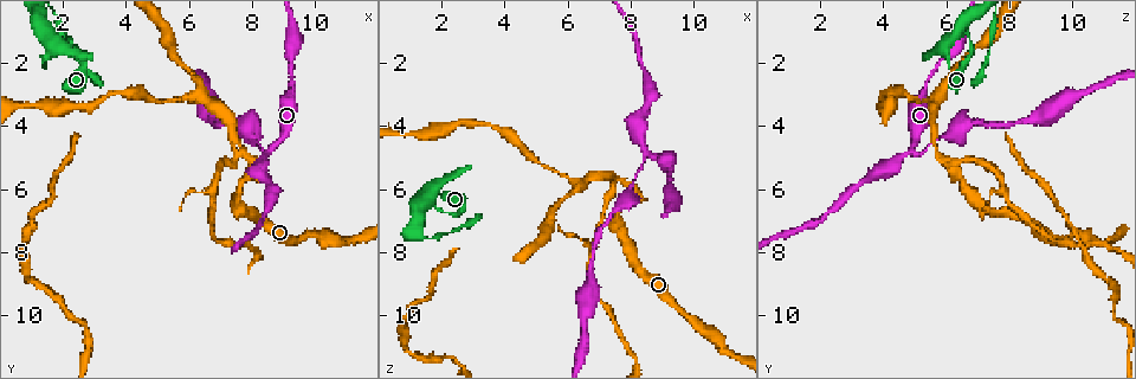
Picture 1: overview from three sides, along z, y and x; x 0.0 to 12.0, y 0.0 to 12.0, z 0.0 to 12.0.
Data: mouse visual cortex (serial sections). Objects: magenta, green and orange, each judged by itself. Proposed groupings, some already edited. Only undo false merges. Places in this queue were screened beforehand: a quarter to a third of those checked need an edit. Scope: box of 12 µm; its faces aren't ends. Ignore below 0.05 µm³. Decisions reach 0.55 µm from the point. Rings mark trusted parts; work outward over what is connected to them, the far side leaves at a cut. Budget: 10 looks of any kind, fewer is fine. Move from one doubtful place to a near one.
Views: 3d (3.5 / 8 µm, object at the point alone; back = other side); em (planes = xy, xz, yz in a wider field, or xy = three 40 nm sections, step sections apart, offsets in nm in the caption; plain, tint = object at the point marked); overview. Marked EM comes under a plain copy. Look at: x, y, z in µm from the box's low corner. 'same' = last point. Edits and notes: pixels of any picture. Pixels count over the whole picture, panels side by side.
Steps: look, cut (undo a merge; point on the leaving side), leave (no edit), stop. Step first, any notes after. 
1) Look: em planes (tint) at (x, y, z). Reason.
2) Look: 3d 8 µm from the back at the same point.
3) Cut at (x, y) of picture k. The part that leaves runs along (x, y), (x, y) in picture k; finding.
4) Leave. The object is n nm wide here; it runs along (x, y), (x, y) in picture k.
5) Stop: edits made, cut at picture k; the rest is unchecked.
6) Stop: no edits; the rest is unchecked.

Look: 3d 3.5 µm at (7.7, 4.8, 5.7). Thin neck.

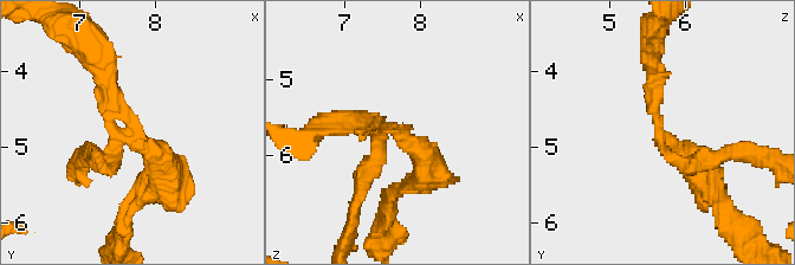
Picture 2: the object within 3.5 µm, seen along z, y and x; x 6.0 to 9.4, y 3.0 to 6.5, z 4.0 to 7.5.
Look: em xy step 1 (tint) at (7.75, 4.90, 5.75). Now the EM.

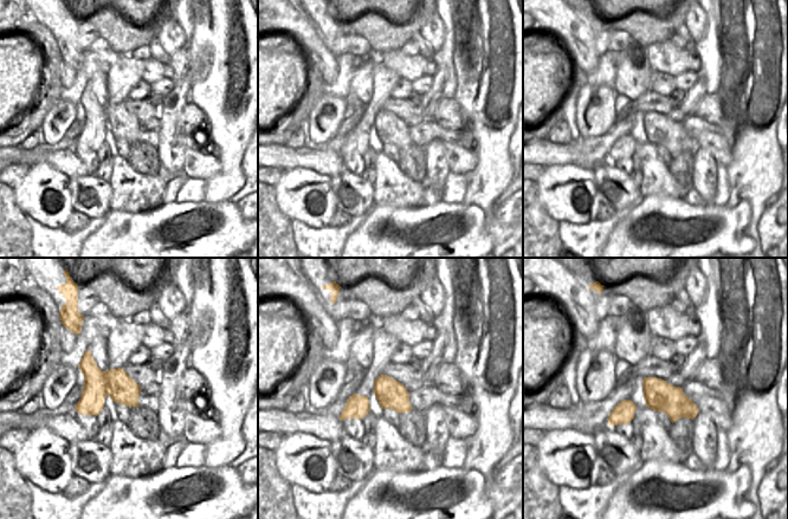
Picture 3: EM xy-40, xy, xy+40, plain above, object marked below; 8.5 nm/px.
Cut at (94, 150) of picture 2. 3 arms meet here; the arms are 200, 250, 400 nm wide; the part that leaves runs along (117, 148), (85, 160) in picture 2; a second cell is stuck on.

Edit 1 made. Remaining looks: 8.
Look: 3d 8 µm at (6.3, 3.1, 5.9). Branch point.

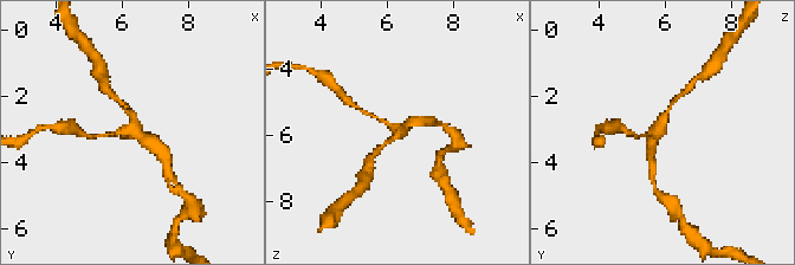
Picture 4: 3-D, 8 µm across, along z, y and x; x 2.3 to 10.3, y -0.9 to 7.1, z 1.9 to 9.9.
Look: 3d 3.5 µm at (6.3, 3.1, 5.8).

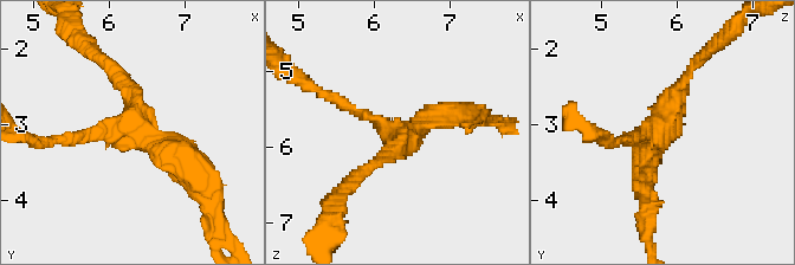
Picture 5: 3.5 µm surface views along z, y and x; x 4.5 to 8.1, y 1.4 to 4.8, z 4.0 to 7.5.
Look: em planes (tint) at (6.35, 3.05, 5.80). 3 arms meet here; the arms are 150, 150, 300 nm wide.

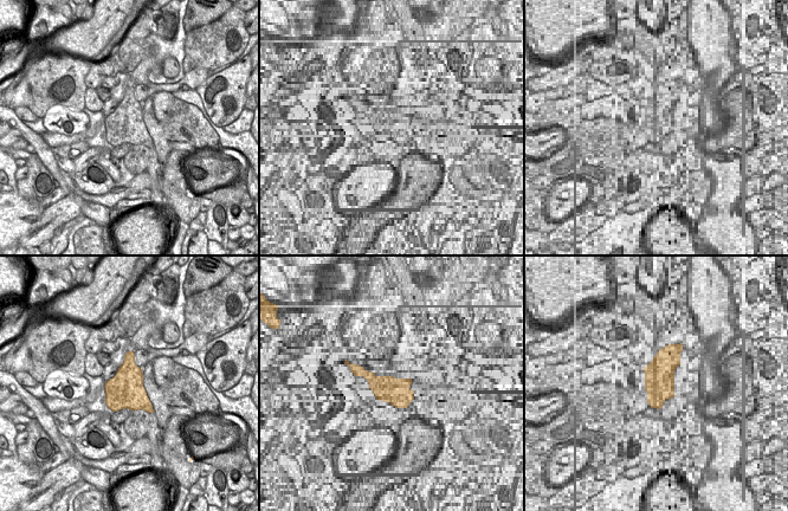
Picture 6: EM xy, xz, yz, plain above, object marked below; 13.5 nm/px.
Leave. It runs along (194, 175), (136, 128), (68, 139) in picture 5; continuous, no second cell.

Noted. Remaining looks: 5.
Look: 3d 3.5 µm from the back at (7.0, 3.9, 7.1). Thin neck.

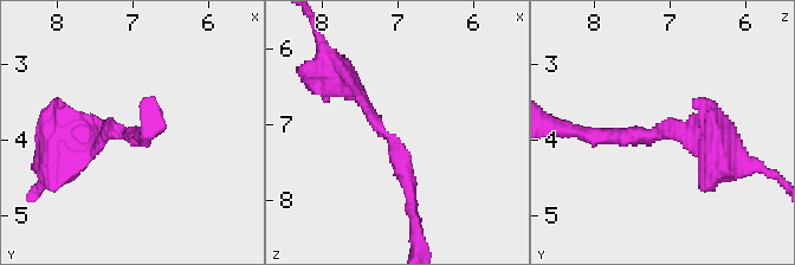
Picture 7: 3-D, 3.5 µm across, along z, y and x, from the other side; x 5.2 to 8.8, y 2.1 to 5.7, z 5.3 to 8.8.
Look: em xy step 5 (tint) at (7.10, 3.95, 7.20). The arms are 200, 200 nm wide.

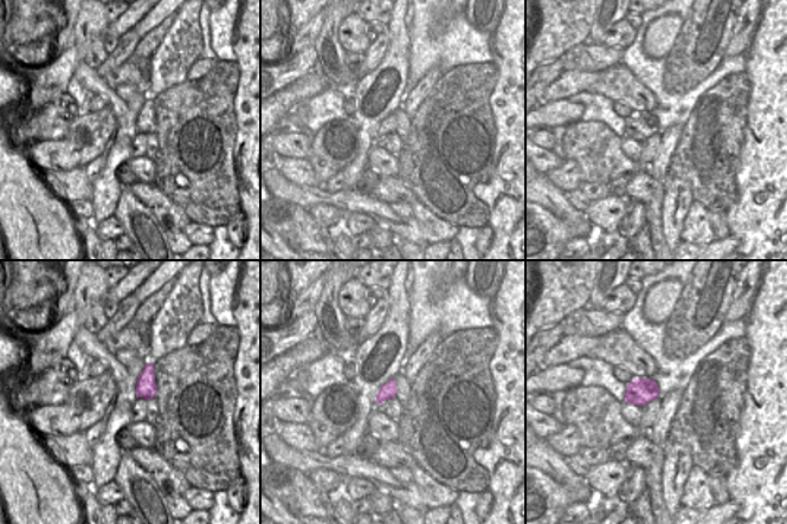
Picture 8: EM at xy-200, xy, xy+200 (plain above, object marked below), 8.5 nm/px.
Leave. It runs along (343, 81), (399, 150), (413, 211) in picture 7; continuous, no second cell.

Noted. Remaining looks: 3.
Look: 3d 3.5 µm at (2.0, 1.5, 5.8). Calibre changes.

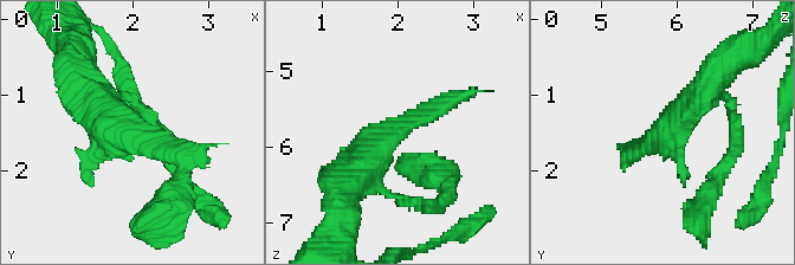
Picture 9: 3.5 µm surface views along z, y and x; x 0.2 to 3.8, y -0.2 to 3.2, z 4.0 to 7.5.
Look: em xy step 3 (tint) at (2.00, 1.55, 5.70).

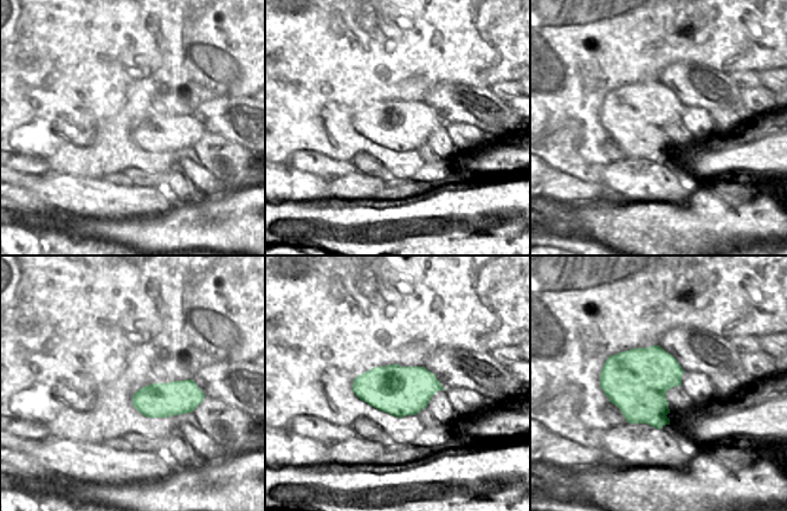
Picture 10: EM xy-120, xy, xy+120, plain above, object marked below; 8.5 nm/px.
Look: em planes (tint) at the same point. Cut it another way.

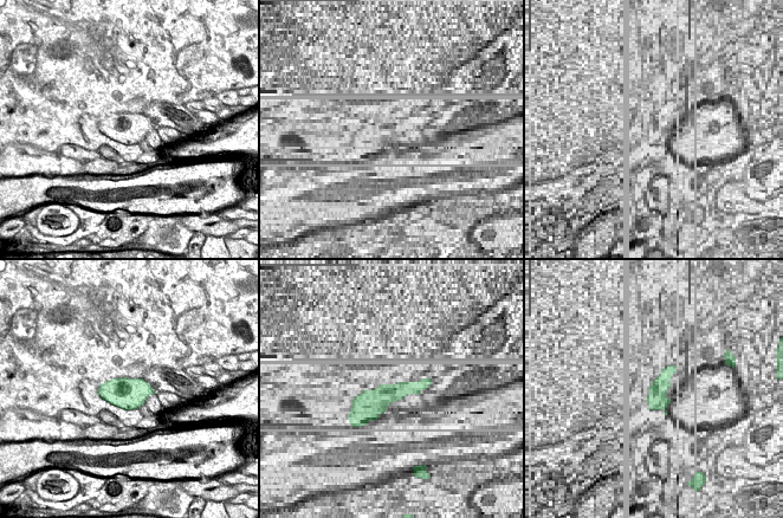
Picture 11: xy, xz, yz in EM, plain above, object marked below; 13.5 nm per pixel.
Leave. One cell here.

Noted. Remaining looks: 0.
Stop: edits made, cut at picture 2; the rest is unchecked.

